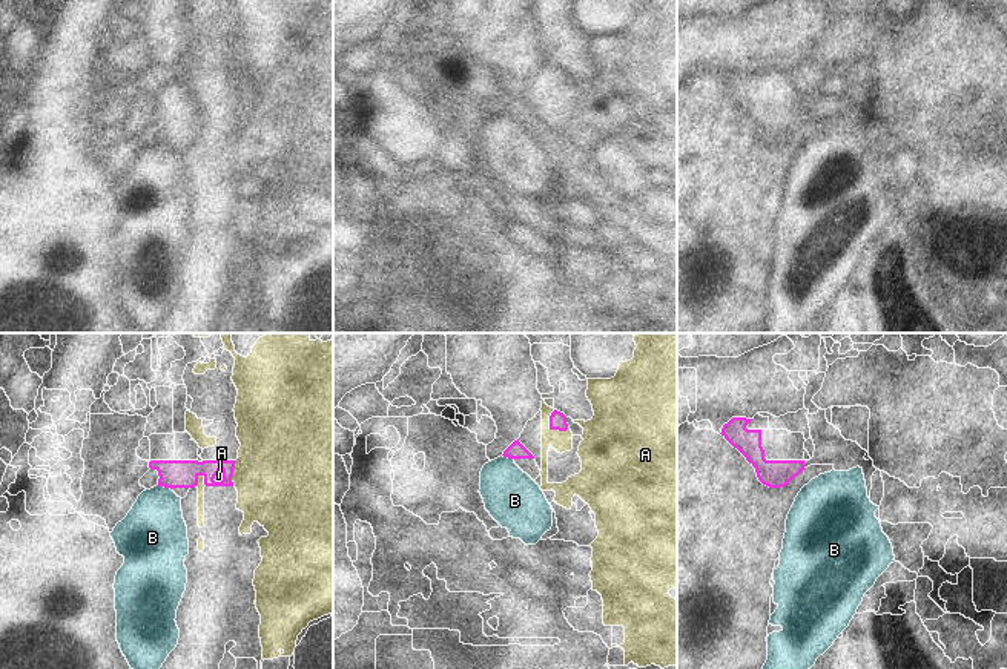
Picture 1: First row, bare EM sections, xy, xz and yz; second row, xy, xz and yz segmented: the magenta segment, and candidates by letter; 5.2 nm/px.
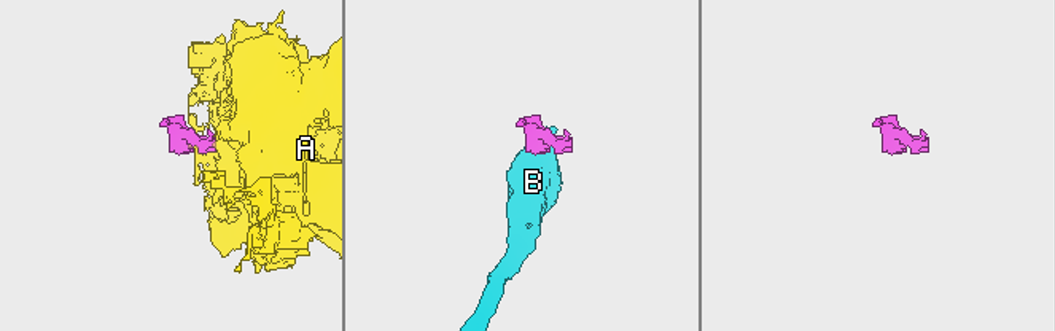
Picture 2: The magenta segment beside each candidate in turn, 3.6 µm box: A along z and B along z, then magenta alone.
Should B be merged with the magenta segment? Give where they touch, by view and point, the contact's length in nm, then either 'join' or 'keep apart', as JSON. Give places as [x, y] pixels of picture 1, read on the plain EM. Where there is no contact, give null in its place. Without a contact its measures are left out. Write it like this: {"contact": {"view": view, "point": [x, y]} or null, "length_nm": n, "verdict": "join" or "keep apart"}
{"contact": {"view": "xy", "point": [165, 143]}, "length_nm": 80, "verdict": "keep apart"}

